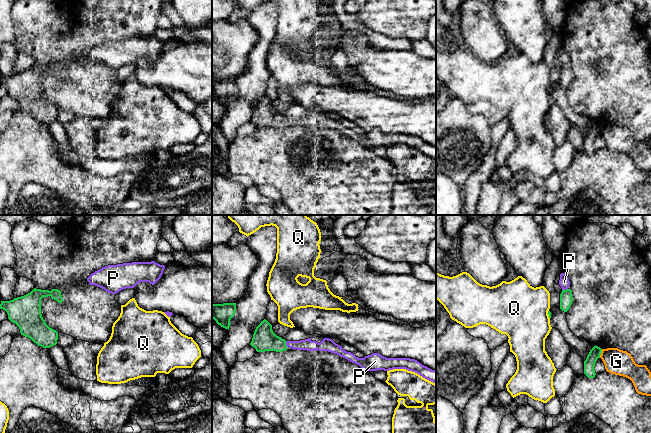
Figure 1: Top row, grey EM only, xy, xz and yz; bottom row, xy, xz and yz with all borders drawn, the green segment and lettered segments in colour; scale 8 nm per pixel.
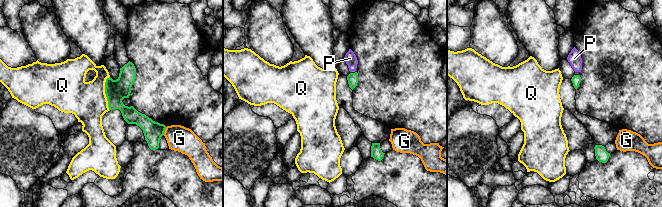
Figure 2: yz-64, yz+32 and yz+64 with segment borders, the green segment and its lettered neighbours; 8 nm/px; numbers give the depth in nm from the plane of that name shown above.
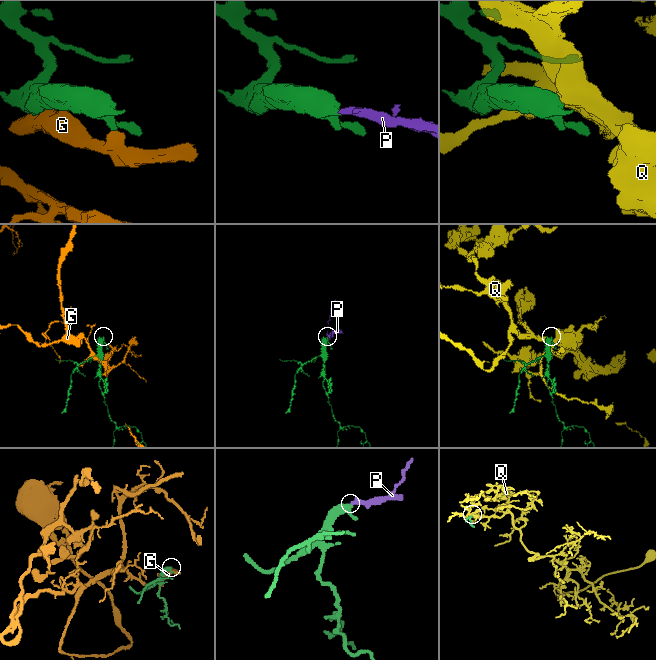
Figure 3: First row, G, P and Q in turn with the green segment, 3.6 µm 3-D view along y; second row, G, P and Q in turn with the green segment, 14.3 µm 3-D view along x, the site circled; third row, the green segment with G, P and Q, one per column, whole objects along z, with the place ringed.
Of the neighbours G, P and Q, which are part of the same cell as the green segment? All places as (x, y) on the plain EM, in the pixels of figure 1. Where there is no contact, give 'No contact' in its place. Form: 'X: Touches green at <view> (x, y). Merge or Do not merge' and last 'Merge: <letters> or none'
G: Touches green at yz (600, 129). Do not merge
P: Touches green at xz (285, 120). Merge
Q: Touches green at yz (548, 90). Do not merge
Merge: P

